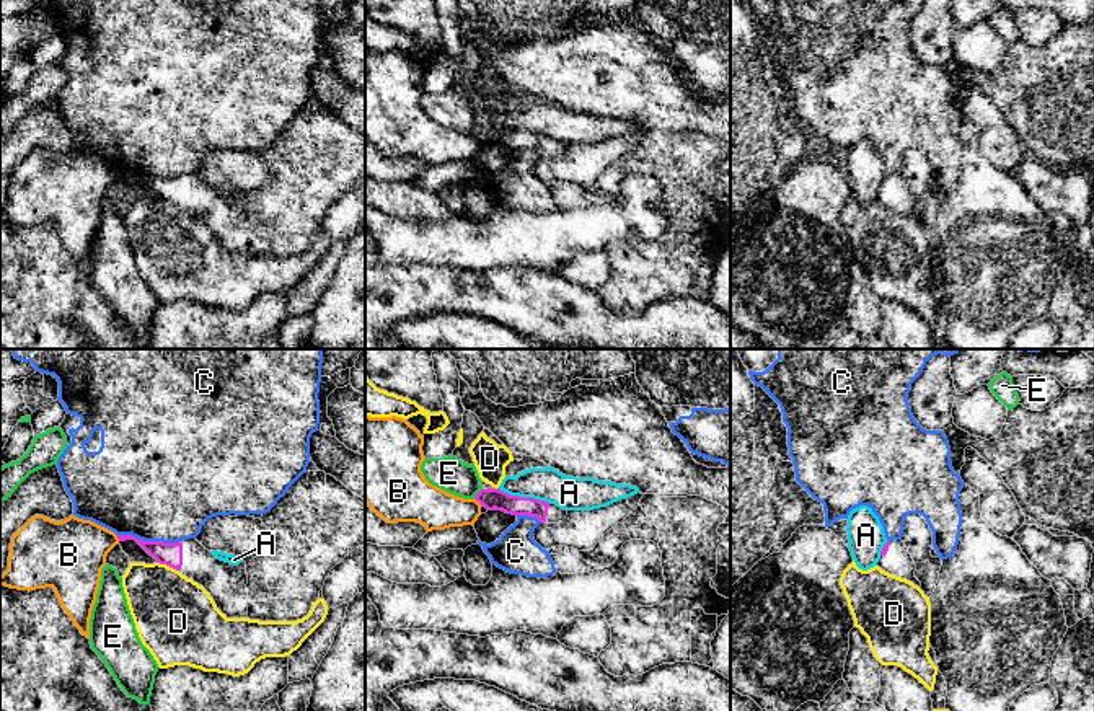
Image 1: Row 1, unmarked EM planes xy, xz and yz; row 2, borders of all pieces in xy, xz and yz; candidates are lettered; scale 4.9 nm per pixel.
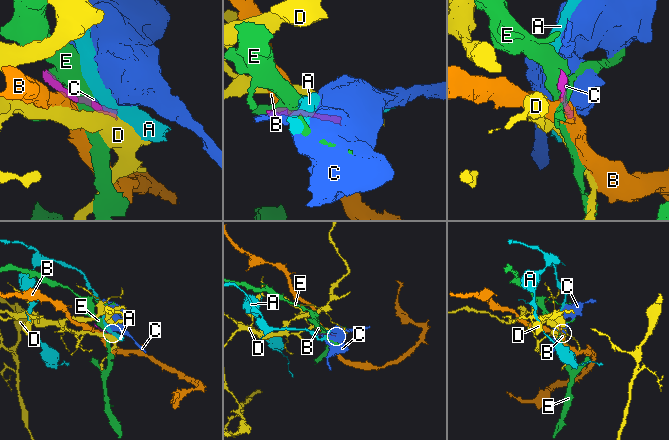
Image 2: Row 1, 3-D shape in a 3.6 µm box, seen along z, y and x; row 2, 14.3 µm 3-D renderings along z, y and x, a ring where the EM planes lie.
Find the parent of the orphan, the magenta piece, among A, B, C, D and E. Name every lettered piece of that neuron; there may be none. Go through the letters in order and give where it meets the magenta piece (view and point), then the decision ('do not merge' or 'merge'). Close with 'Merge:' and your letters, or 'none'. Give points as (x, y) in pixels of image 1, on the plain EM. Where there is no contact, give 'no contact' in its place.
A: meets magenta in xz at (524, 132); do not merge
B: meets magenta in xz at (478, 136); do not merge
C: meets magenta in xy at (149, 176); do not merge
D: meets magenta in xy at (168, 199); do not merge
E: meets magenta in xz at (478, 128); do not merge
Merge: none

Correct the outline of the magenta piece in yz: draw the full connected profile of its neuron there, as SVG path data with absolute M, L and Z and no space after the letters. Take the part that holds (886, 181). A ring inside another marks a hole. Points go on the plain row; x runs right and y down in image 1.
M902 174L884 179L877 201L897 212L907 214L921 223L921 217L915 212L916 199Z

